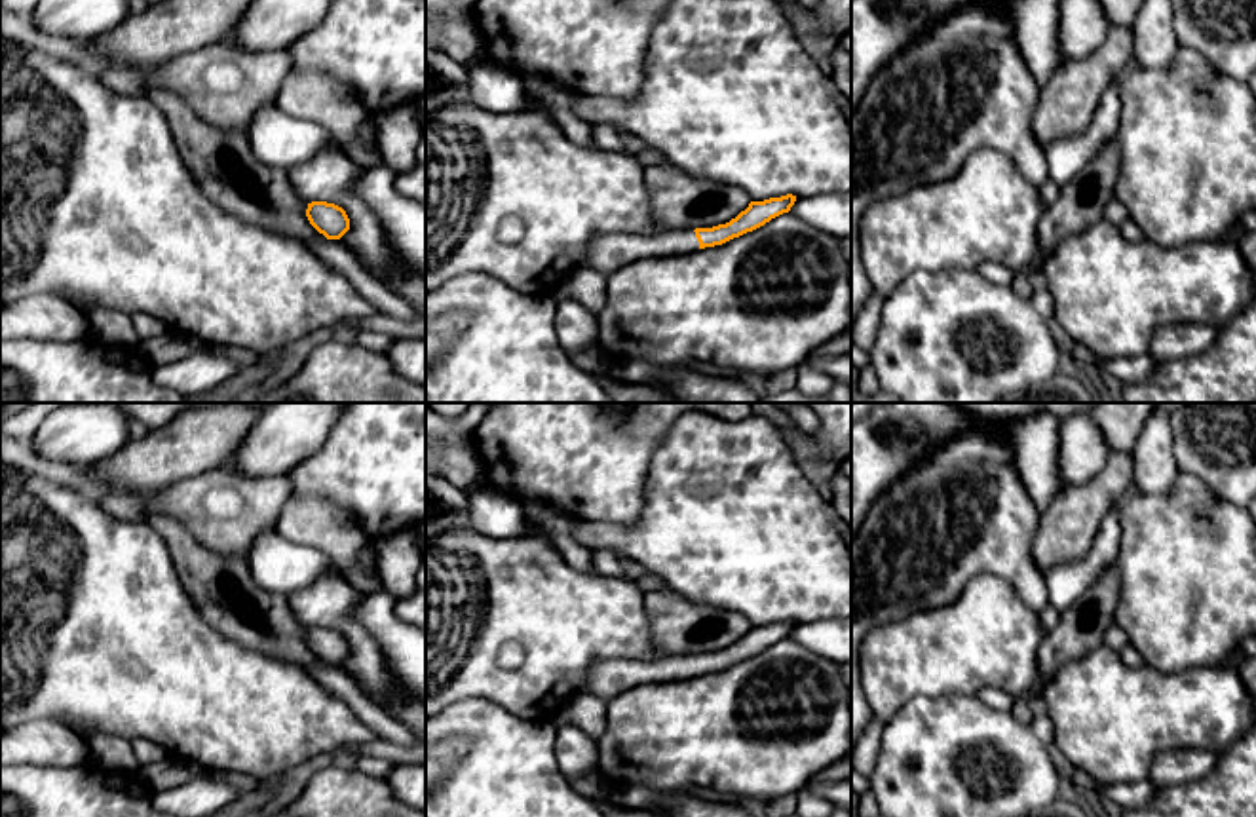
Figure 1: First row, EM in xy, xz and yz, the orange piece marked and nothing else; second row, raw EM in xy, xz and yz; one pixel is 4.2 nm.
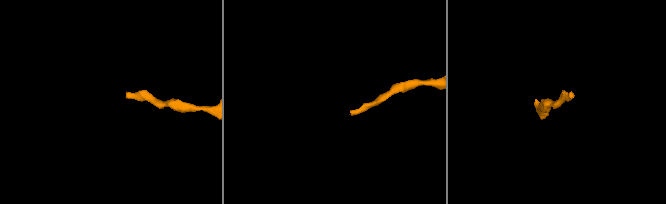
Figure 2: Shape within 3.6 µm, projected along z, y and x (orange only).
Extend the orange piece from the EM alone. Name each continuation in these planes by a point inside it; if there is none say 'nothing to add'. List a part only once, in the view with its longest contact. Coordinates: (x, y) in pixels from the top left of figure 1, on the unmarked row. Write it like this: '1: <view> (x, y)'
1: xz (605, 679)

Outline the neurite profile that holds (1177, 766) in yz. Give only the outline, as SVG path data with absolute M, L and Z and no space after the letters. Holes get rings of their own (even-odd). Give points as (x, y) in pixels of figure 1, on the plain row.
M1203 749L1169 750L1159 754L1150 770L1155 788L1205 777L1216 764L1216 754Z

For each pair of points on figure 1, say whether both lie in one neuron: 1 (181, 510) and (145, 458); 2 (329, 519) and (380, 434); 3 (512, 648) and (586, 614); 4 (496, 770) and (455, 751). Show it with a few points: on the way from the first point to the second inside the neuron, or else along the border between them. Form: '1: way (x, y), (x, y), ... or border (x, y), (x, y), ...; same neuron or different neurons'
1: border (208, 472), (189, 475), (154, 493), (122, 493); different neurons
2: border (293, 496), (314, 496), (344, 508), (369, 538); different neurons
3: way (531, 629), (567, 620); same neuron
4: border (456, 730), (470, 747), (445, 779); different neurons

